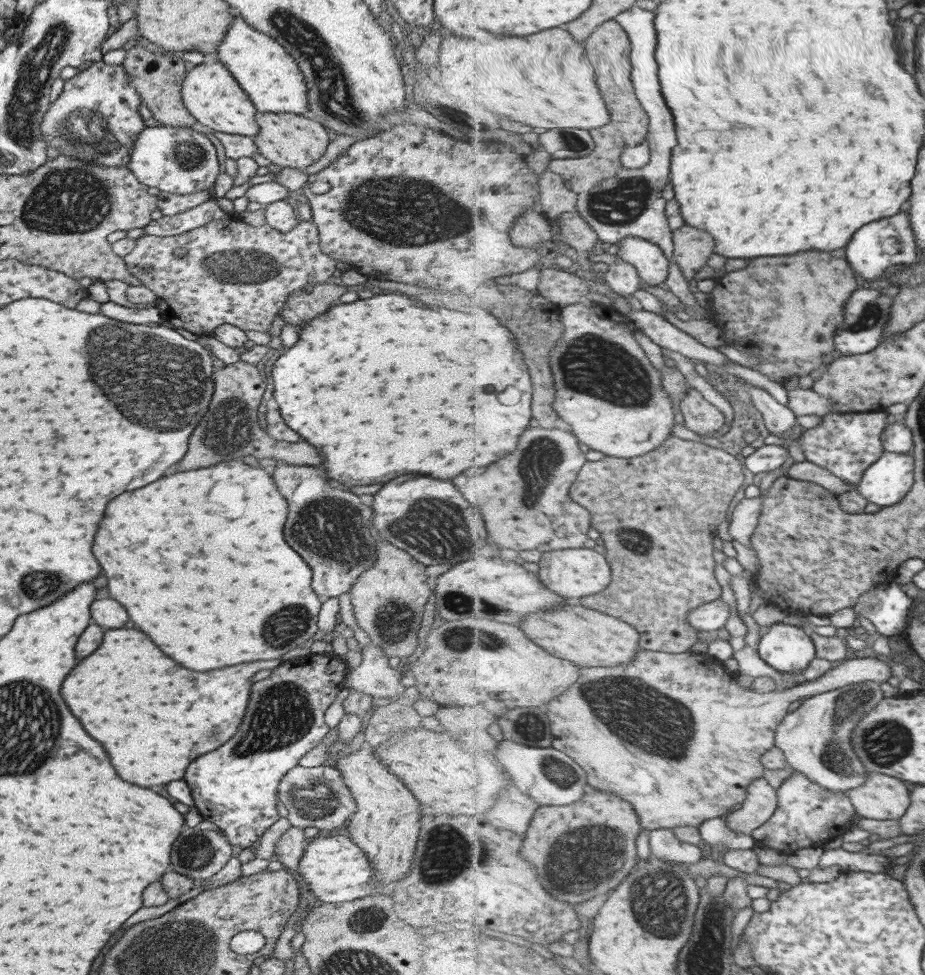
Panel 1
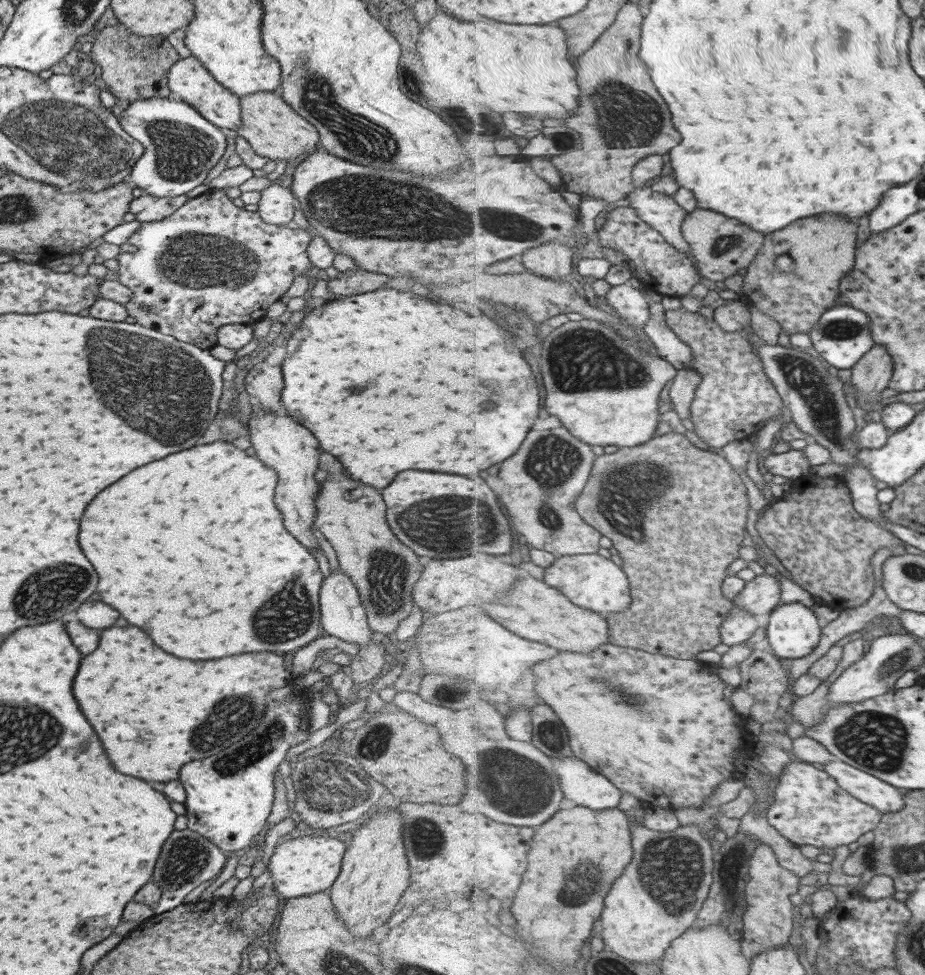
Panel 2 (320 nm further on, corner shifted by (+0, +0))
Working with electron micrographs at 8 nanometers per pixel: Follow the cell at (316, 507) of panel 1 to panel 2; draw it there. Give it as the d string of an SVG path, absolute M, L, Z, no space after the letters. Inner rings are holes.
M261 408L256 412L251 411L245 426L245 434L250 440L254 456L277 472L277 486L275 486L273 500L275 500L275 506L279 508L279 512L283 514L285 528L305 548L309 548L309 550L313 548L313 552L315 552L319 549L318 543L309 530L315 516L314 500L319 492L319 482L313 479L313 472L318 468L317 458L319 458L315 438L311 436L311 432L307 432L307 428L303 428L293 418L277 416L271 411L263 411Z

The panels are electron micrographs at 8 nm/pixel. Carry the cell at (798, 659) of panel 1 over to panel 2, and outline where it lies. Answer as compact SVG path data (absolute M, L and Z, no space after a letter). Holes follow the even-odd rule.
M797 601L779 604L765 623L768 642L781 659L803 658L811 654L823 636L817 614Z

